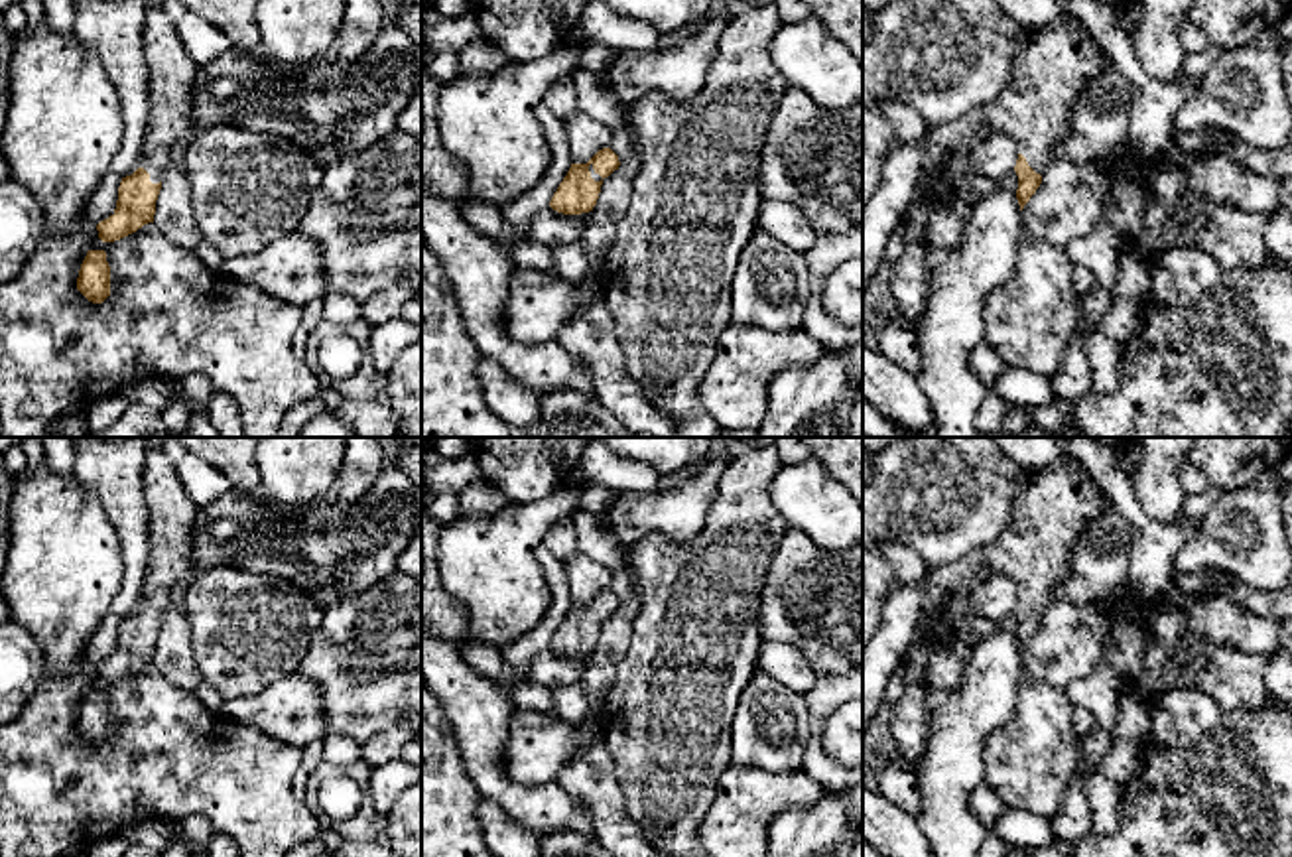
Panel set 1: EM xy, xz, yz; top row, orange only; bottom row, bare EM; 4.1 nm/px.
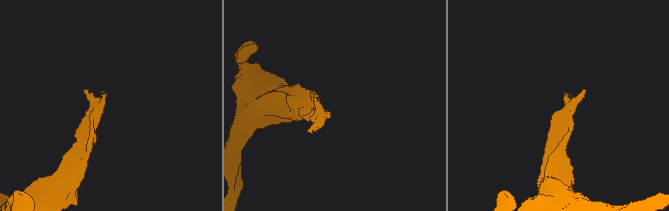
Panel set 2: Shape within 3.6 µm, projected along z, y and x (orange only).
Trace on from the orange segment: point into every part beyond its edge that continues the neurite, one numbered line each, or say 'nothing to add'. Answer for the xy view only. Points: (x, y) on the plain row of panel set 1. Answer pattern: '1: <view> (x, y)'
1: xy (172, 515)

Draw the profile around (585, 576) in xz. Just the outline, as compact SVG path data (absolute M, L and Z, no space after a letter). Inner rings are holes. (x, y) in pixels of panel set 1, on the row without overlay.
M579 550L567 556L563 565L569 579L571 605L587 605L599 591L611 587L613 571Z

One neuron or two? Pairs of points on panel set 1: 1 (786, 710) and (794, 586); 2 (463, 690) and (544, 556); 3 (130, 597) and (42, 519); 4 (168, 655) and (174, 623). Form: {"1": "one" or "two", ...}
{"1": "two", "2": "two", "3": "two", "4": "one"}

